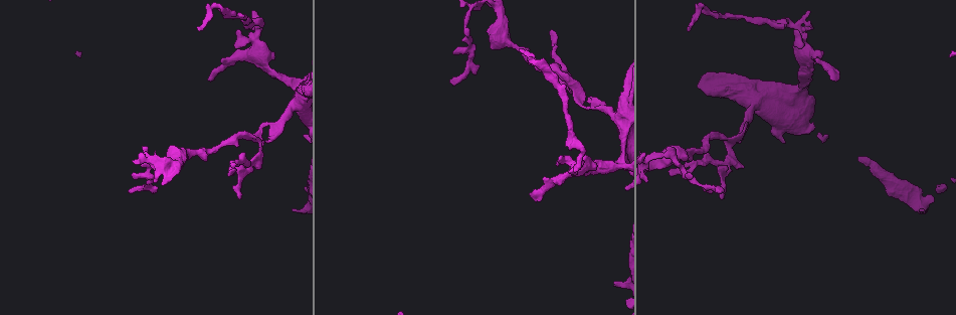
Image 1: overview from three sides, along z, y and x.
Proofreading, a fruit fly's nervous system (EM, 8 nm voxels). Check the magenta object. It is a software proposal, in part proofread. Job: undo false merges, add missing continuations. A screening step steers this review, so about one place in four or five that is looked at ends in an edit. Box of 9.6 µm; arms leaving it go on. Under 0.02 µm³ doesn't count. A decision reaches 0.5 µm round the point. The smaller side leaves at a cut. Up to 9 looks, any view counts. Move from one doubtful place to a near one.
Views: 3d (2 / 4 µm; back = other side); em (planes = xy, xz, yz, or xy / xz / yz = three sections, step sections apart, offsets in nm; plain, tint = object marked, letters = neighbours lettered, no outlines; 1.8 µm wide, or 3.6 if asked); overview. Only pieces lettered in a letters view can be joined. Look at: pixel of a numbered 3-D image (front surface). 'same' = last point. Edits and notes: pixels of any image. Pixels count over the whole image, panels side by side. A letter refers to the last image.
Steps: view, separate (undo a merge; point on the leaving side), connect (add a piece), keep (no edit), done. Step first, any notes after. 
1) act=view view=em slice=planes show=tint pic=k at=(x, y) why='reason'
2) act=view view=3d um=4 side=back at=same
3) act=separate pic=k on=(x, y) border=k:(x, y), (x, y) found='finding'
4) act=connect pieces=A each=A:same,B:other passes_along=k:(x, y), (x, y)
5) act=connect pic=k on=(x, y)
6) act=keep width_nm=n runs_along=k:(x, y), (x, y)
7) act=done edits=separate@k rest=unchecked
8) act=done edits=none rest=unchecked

act=view view=3d um=4 pic=1 at=(613, 286) why='tapers out'

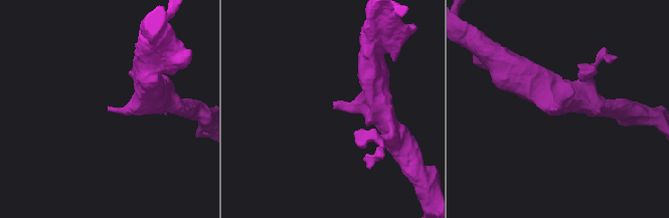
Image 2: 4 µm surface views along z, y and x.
act=view view=em slice=planes show=tint pic=2 at=(334, 108) why='now the EM'

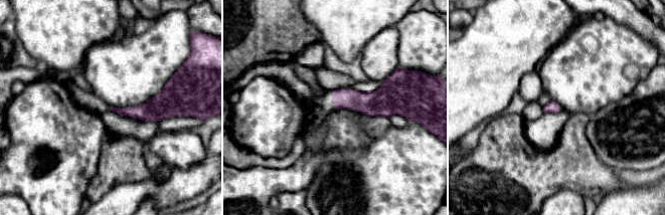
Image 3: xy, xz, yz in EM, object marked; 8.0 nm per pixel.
act=view view=em slice=planes show=letters at=same

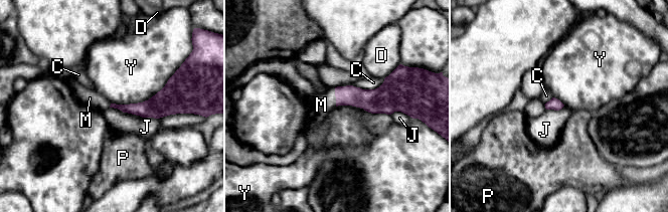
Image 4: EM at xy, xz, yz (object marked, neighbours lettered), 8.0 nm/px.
act=connect pieces=M each=C:other,D:other,J:other,M:same,P:other,Y:other passes_along=4:(345, 95), (335, 95), (321, 104) found='it goes on there'

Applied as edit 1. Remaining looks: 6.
act=view view=overview why='redraw'

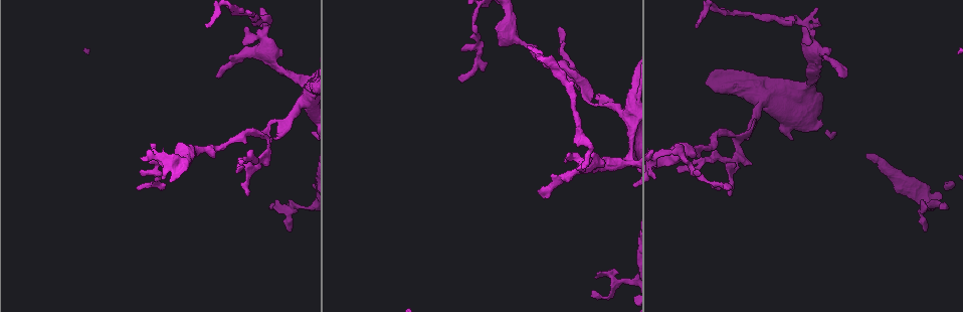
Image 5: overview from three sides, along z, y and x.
act=view view=em slice=yz step=8 show=tint pic=5 at=(269, 138) why='sharp bend'

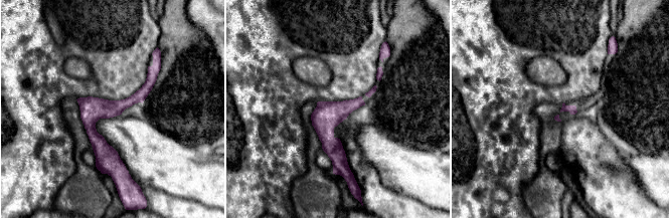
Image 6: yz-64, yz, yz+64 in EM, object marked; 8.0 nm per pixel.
act=view view=em slice=planes show=letters at=same

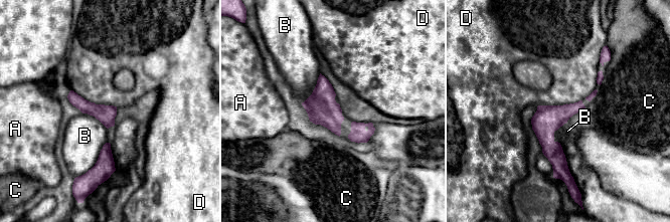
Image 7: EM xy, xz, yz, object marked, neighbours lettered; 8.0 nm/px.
act=keep each=A:other,B:other,C:other,D:other found='all the same cell'

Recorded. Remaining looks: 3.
act=view view=em slice=planes show=letters pic=5 at=(696, 27) why='branch stops here'

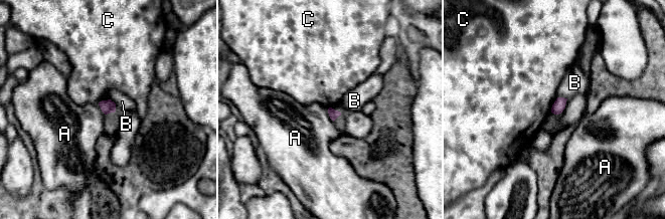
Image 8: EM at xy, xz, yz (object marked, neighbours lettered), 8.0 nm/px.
act=keep each=A:other,B:other,C:other border=8:(567, 98), (564, 108), (557, 115) found='no lettered piece goes on from it'

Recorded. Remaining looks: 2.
act=view view=em slice=planes show=letters pic=5 at=(589, 147) why='sharp bend'

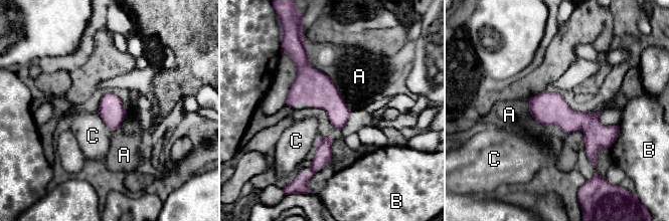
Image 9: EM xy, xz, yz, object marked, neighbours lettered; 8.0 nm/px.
act=keep each=A:other,B:other,C:other border=9:(543, 125), (555, 125), (565, 134) found='all the same cell'

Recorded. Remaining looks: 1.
act=done edits=connect@4 rest=unchecked

